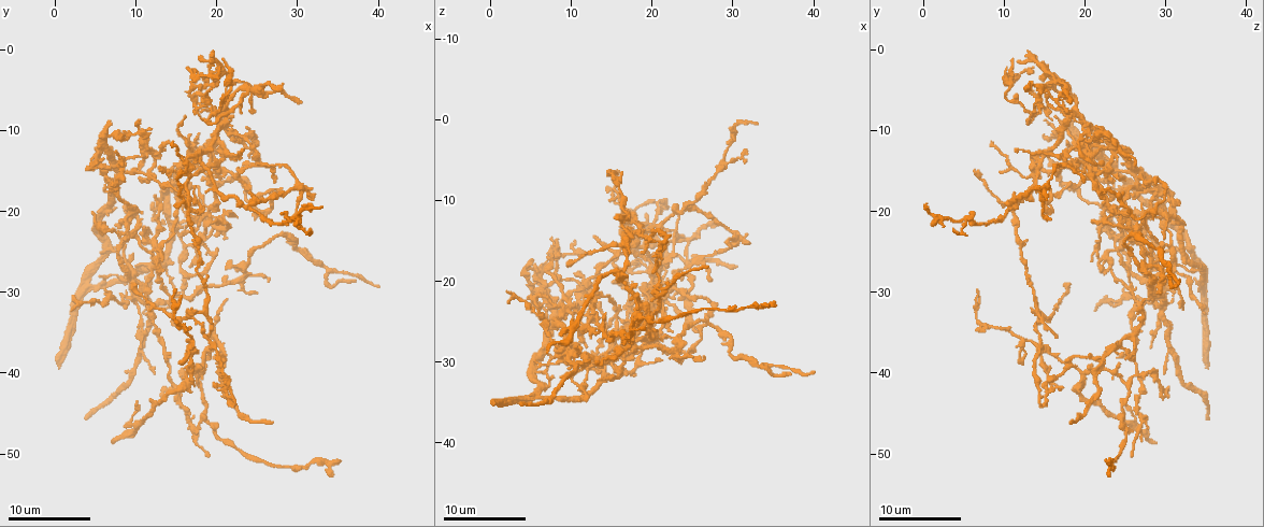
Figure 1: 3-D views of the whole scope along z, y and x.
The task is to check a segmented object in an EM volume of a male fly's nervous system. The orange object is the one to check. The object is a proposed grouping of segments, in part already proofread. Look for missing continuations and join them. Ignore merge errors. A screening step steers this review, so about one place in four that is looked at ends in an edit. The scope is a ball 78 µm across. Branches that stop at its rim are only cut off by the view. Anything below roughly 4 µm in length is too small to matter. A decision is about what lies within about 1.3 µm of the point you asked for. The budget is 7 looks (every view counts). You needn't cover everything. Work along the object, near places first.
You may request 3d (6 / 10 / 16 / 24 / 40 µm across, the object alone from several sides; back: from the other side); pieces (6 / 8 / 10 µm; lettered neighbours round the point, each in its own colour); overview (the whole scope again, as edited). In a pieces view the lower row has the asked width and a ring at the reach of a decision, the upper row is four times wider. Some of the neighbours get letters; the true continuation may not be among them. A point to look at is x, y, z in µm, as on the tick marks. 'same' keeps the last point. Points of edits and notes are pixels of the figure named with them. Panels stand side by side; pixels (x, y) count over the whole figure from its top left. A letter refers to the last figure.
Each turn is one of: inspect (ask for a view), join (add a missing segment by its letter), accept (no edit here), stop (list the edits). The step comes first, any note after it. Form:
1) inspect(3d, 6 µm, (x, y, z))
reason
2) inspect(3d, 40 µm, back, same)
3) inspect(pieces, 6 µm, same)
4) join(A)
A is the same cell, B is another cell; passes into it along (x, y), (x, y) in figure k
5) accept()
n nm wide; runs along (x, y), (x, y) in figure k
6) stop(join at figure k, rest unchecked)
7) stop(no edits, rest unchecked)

inspect(3d, 10 µm, (26.2, 28.4, 29.8))
an open end

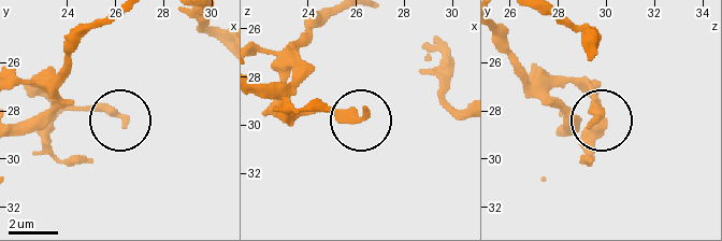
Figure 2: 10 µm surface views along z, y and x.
inspect(pieces, 6 µm, (26.3, 28.3, 29.5))

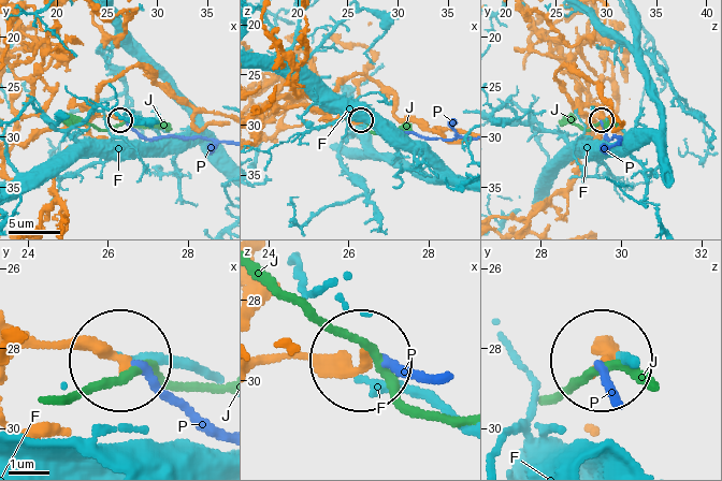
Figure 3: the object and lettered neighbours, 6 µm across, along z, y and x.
accept()
F, J and P are other cells; runs along (19, 351), (91, 345), (119, 362) in figure 3; none of them fits

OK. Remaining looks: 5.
inspect(3d, 6 µm, (30.2, 6.8, 18.0))
an open end

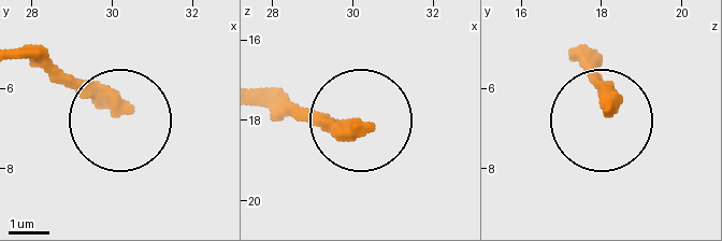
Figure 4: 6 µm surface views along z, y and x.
inspect(pieces, 8 µm, (30.30, 6.55, 18.15))

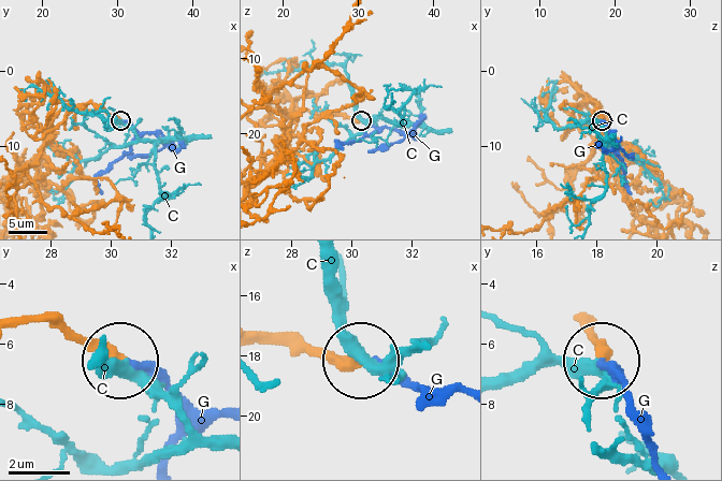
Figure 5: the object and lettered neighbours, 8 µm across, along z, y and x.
join(G)
G is the same cell, C is another cell; passes into it along (586, 320), (598, 340), (598, 363), (634, 409) in figure 5; the neuron continues

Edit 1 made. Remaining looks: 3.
inspect(overview)

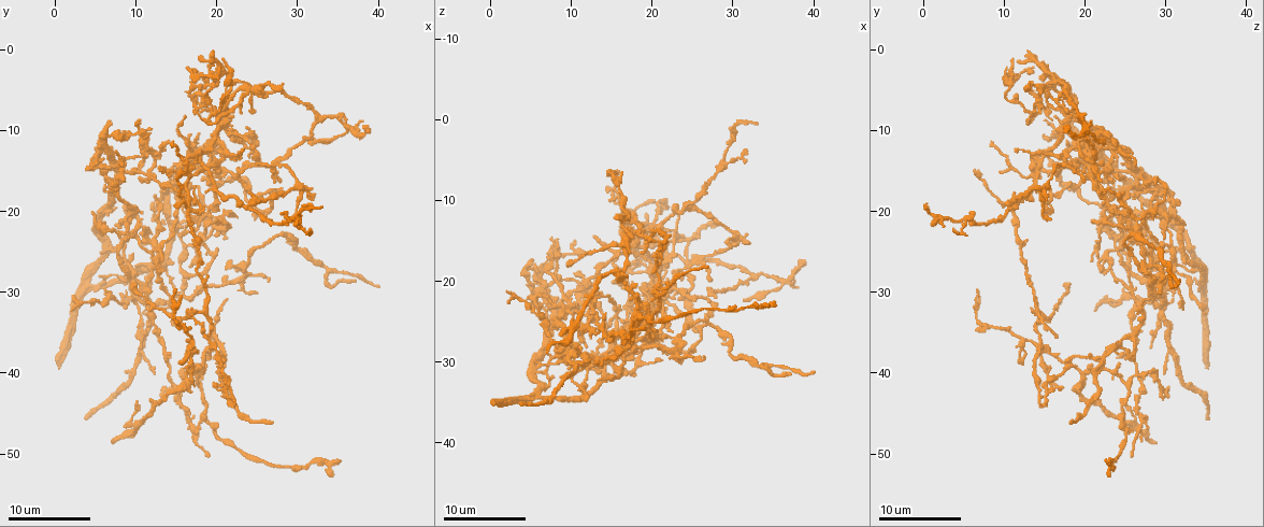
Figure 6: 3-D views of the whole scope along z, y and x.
inspect(pieces, 10 µm, (12.2, 39.8, 30.0))
branch stops here

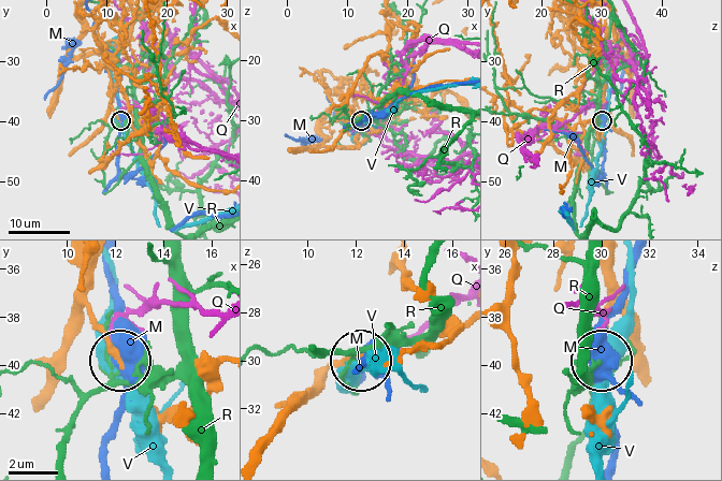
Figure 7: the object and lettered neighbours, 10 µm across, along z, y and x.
accept()
260 nm wide; M, Q, R and V are other cells; no lettered segment goes on from it

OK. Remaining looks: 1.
stop(join at figure 5, rest unchecked)

